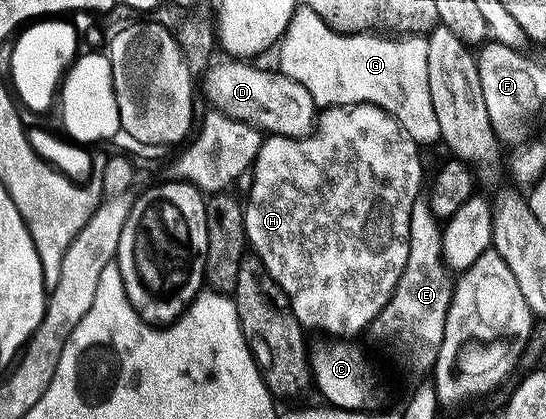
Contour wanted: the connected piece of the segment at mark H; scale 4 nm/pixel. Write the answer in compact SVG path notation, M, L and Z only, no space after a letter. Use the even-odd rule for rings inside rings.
M370 103L322 110L316 131L306 139L269 137L262 142L261 152L251 172L253 188L249 191L249 201L247 200L247 206L244 208L246 237L252 254L263 261L267 273L271 273L279 289L287 293L291 301L291 309L302 327L310 332L322 331L323 334L329 335L325 337L336 337L341 341L349 341L357 337L353 335L359 334L360 331L368 332L379 317L379 313L383 313L383 309L389 304L399 285L399 277L403 277L403 269L407 269L407 257L411 253L411 217L415 205L422 198L423 188L427 183L421 151L422 148L403 129L403 125L394 115L389 115L383 109Z

